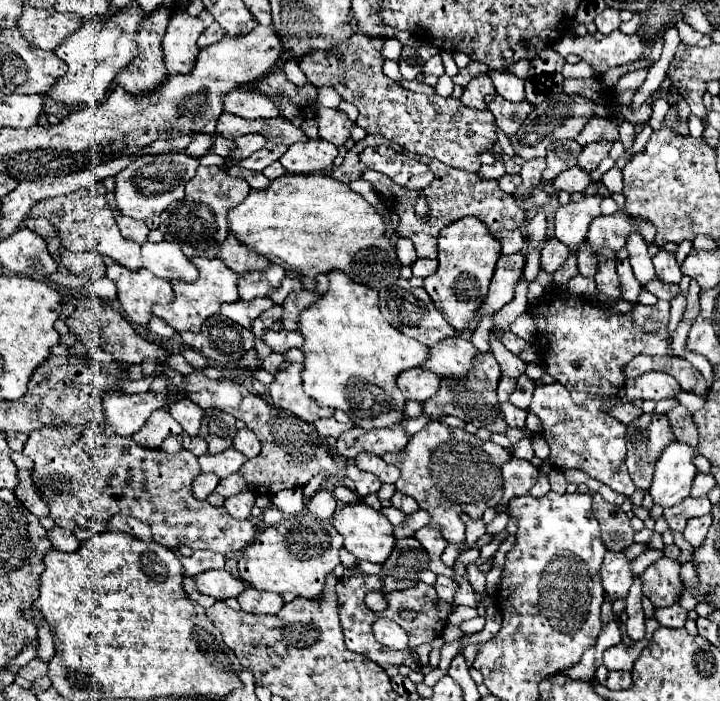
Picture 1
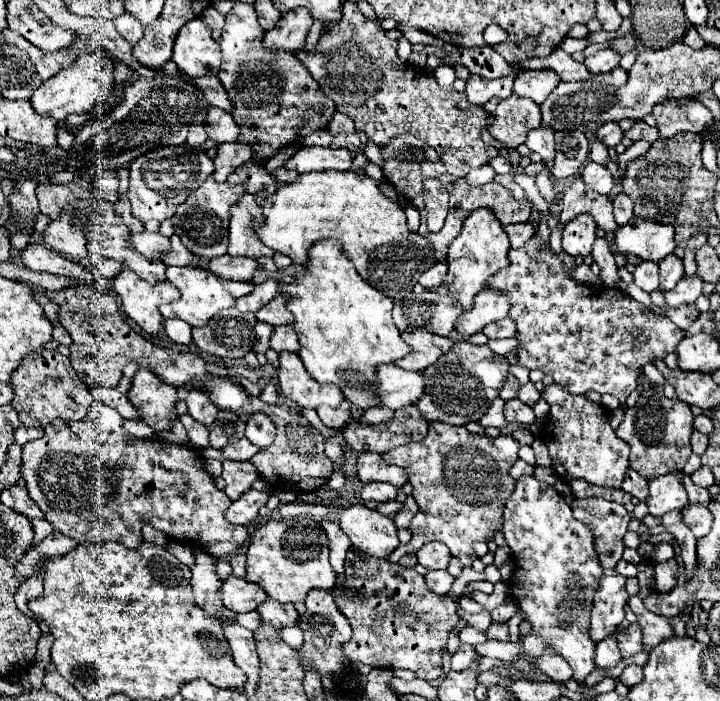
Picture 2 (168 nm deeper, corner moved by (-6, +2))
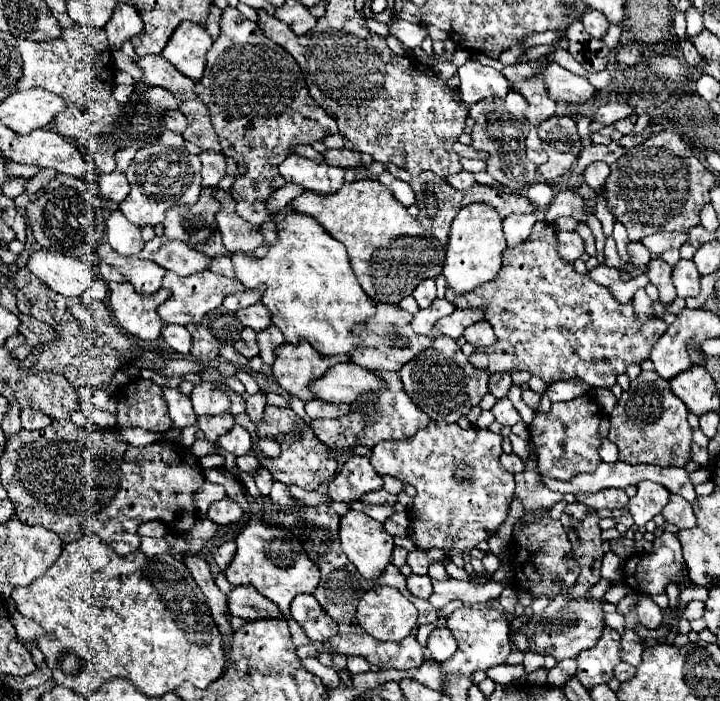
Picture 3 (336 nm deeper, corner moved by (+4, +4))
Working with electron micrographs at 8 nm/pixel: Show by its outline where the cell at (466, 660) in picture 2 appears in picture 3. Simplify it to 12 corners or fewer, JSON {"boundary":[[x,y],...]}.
{"boundary":[[437,627],[427,639],[427,649],[437,661],[457,651],[447,627]]}

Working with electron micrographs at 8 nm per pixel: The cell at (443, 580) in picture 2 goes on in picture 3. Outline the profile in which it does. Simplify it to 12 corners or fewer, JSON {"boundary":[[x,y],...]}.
{"boundary":[[409,575],[407,589],[415,597],[433,593],[427,575]]}

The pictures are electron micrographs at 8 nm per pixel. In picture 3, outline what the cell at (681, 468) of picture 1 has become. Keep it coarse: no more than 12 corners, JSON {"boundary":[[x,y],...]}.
{"boundary":[[641,487],[629,501],[635,525],[643,527],[669,501],[665,487]]}

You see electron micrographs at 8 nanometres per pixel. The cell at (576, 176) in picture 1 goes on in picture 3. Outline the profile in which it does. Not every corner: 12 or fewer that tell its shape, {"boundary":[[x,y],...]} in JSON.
{"boundary":[[591,163],[583,173],[589,187],[601,191],[609,165]]}

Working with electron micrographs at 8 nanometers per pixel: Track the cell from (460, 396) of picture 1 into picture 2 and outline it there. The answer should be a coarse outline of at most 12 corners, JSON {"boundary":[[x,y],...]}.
{"boundary":[[457,341],[431,369],[417,409],[467,425],[499,397],[509,363]]}

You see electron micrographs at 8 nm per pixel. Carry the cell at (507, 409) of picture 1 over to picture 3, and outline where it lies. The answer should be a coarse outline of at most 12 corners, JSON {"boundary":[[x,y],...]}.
{"boundary":[[507,397],[499,399],[491,413],[501,425],[521,421]]}

